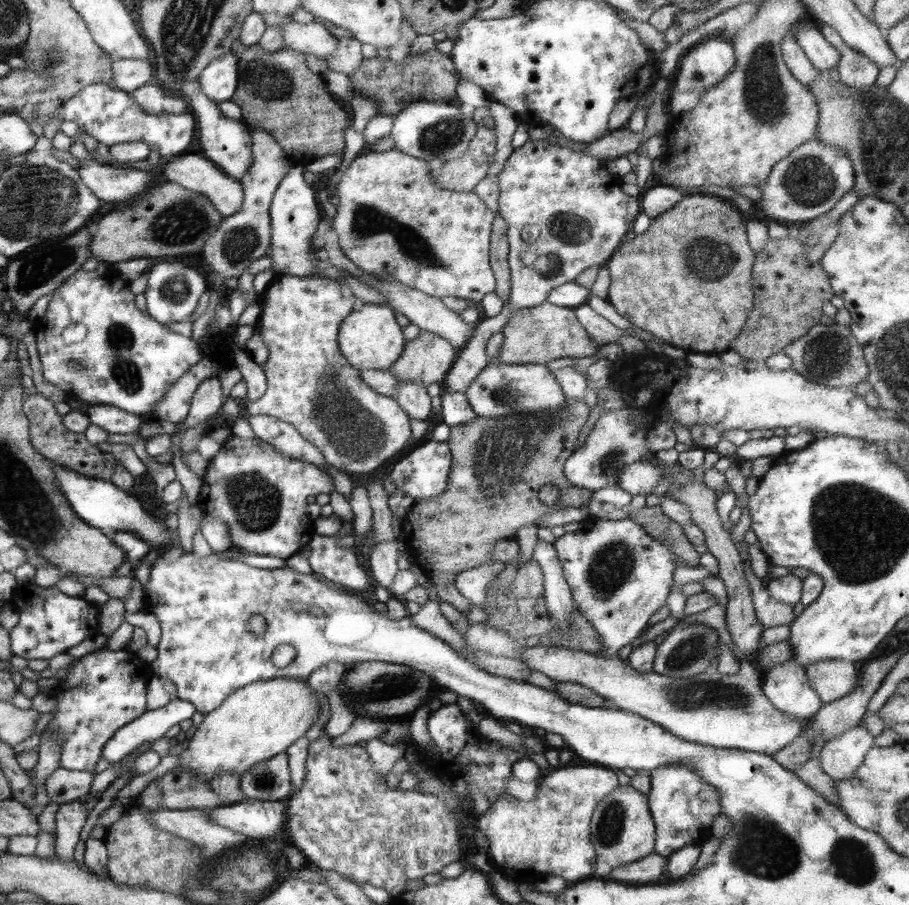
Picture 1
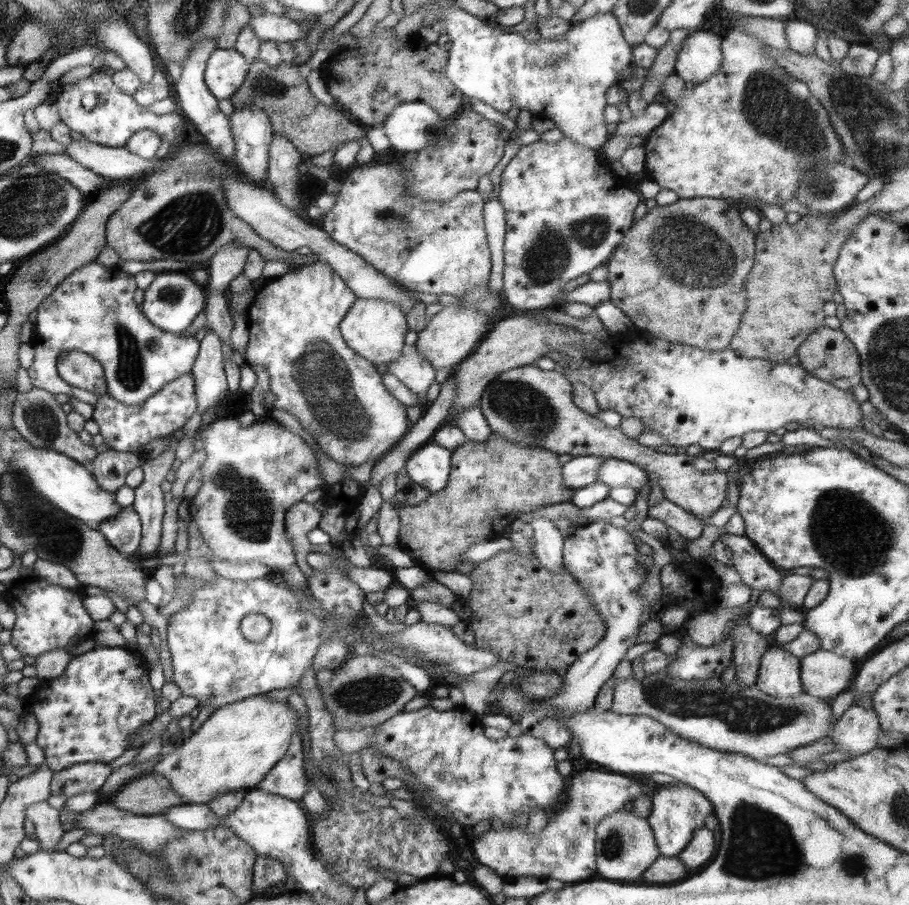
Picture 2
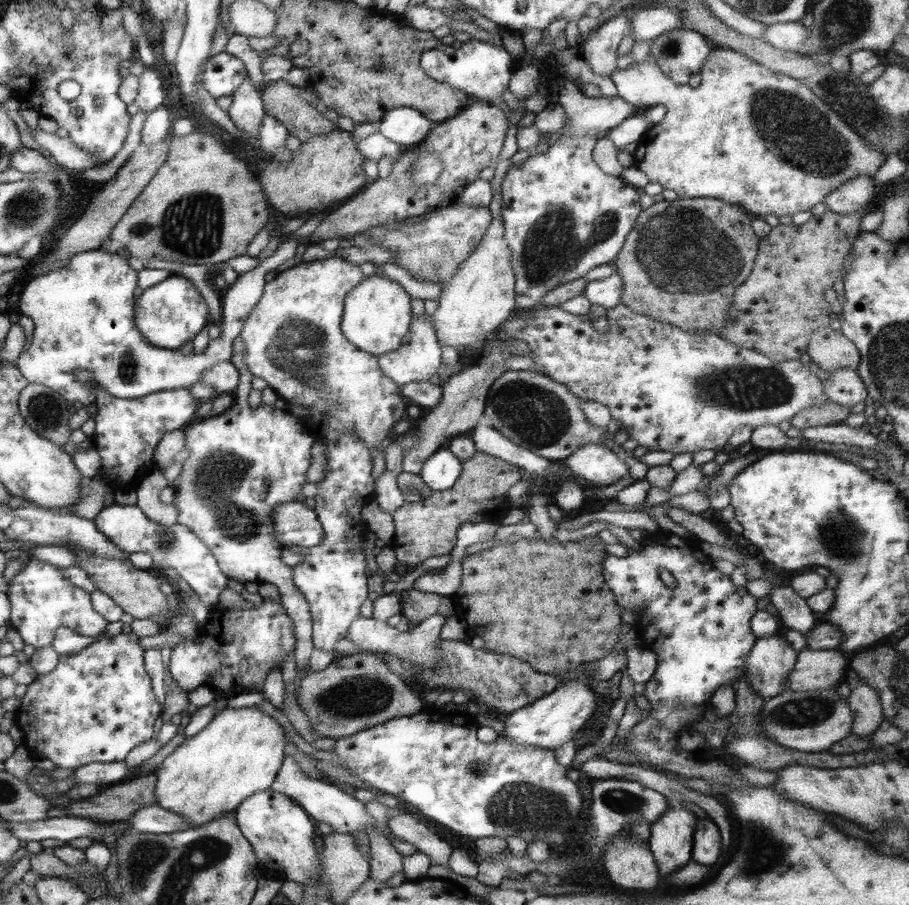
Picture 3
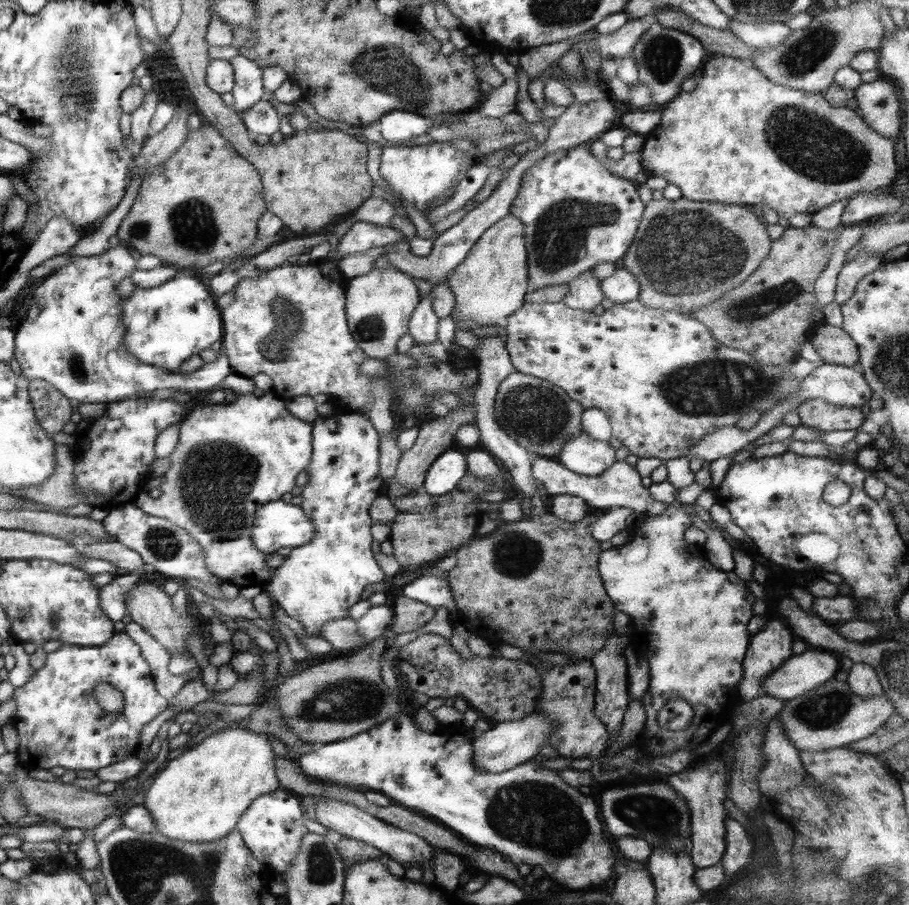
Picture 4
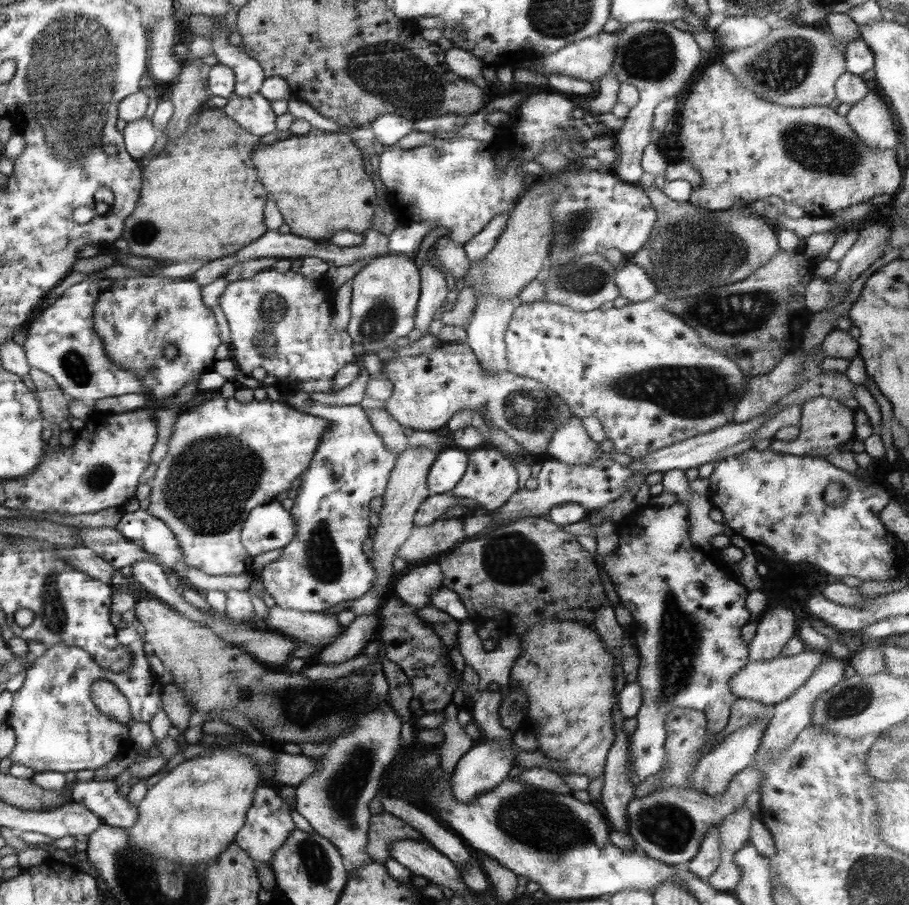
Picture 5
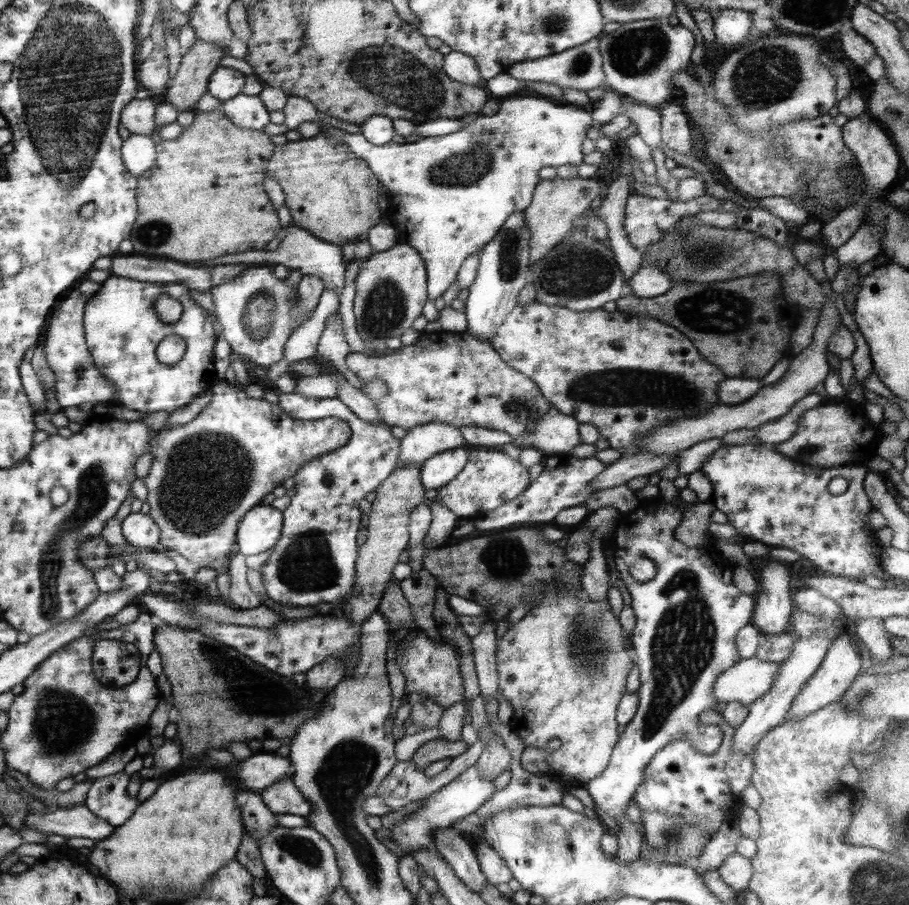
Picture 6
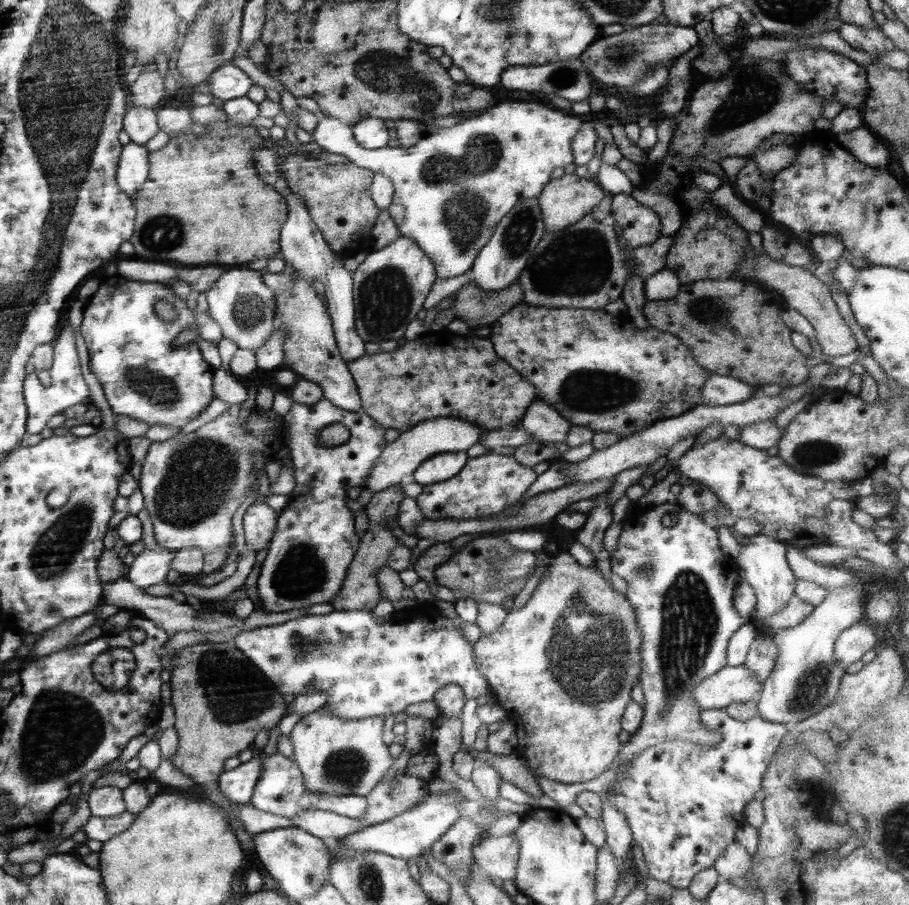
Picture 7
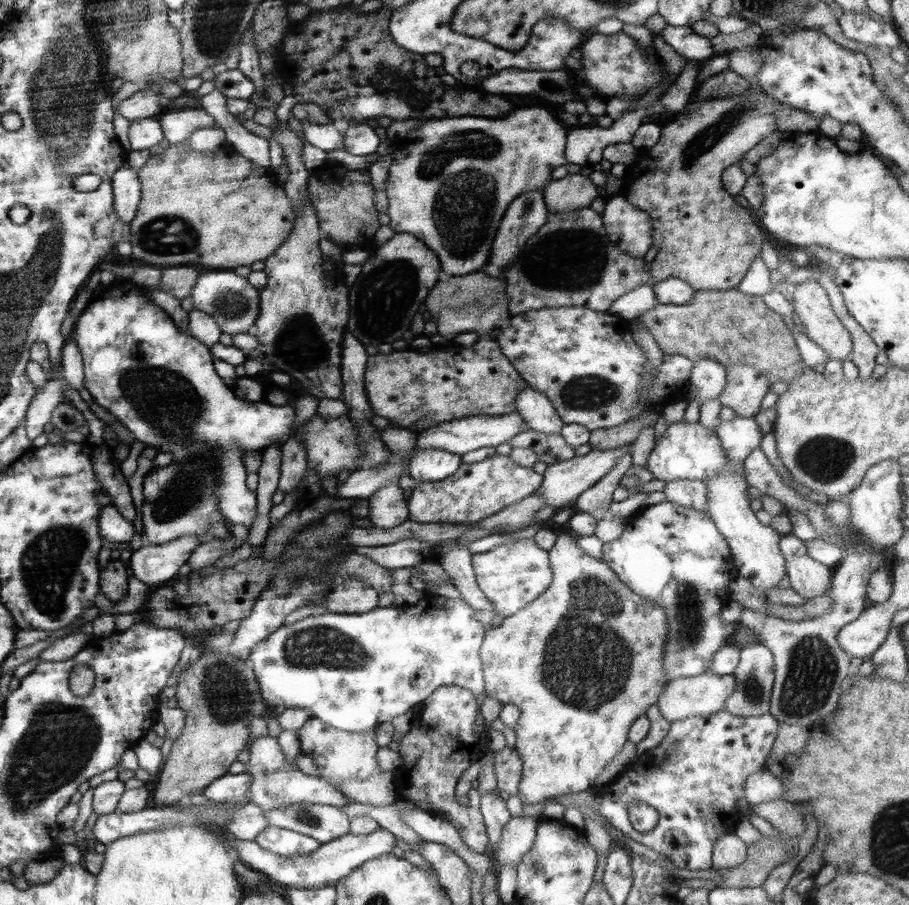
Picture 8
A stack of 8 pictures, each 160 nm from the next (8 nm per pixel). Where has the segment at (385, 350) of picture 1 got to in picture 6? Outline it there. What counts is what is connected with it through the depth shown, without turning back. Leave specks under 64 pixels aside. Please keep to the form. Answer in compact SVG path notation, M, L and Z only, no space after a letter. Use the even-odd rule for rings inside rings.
M404 241L385 252L372 253L363 262L354 281L356 329L363 340L401 337L422 316L428 300L428 276L424 260L416 249Z

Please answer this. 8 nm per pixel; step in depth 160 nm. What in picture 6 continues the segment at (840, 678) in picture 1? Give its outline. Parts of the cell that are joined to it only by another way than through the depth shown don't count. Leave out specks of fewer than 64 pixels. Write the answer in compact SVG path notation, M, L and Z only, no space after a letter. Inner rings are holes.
M756 656L741 658L716 679L714 696L724 704L752 704L773 687L780 667L781 663L763 661Z

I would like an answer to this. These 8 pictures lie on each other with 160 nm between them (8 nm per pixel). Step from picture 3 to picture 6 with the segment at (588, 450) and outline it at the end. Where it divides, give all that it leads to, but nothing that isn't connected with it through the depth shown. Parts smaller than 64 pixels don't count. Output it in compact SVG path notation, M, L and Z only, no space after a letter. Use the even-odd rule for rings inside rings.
M551 411L538 420L532 432L513 443L518 448L537 448L548 456L568 456L568 452L581 443L579 426L580 423L573 416Z

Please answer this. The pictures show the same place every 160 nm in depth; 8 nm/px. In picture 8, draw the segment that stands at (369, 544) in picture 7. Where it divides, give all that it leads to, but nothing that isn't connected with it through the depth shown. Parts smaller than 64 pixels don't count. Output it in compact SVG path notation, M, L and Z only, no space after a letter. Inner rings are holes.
M358 577L338 583L324 598L326 611L335 613L365 613L378 607L380 593Z

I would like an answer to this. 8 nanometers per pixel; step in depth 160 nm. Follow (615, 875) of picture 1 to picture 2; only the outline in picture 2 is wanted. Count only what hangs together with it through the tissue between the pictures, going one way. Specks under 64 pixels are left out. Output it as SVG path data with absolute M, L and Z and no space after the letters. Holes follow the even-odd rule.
M660 855L646 872L642 872L642 881L652 882L655 885L678 883L691 875L690 869L677 856Z

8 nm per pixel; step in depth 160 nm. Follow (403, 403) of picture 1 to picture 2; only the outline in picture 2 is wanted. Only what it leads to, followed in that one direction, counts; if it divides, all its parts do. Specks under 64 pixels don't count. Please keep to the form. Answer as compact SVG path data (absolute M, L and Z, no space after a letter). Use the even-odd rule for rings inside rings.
M406 350L399 360L387 366L386 371L399 378L414 395L418 395L422 405L429 402L427 392L435 380L436 370L417 351Z

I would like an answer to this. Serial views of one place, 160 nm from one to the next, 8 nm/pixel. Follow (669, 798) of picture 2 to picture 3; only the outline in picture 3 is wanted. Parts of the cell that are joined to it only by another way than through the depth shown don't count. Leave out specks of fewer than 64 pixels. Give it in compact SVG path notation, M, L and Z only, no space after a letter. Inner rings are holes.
M671 804L660 820L649 825L650 850L656 859L660 880L676 874L692 862L693 834L698 818L680 804Z

